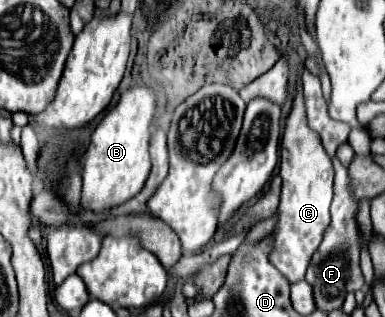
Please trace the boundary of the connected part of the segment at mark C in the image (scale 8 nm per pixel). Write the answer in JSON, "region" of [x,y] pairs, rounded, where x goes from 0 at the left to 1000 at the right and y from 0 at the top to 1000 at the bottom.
{"region":[[[774,256],[774,300],[764,312],[758,356],[743,375],[743,413],[732,432],[732,483],[727,483],[727,552],[732,552],[732,615],[722,647],[722,703],[712,716],[706,754],[706,792],[701,792],[701,830],[758,893],[784,886],[795,868],[795,849],[805,836],[805,817],[816,792],[826,785],[826,767],[836,767],[836,741],[847,716],[857,710],[857,640],[862,640],[862,596],[868,596],[868,533],[862,508],[847,489],[842,464],[831,457],[826,426],[800,407],[795,394],[795,356],[790,356],[790,319],[779,293],[779,256]]]}

